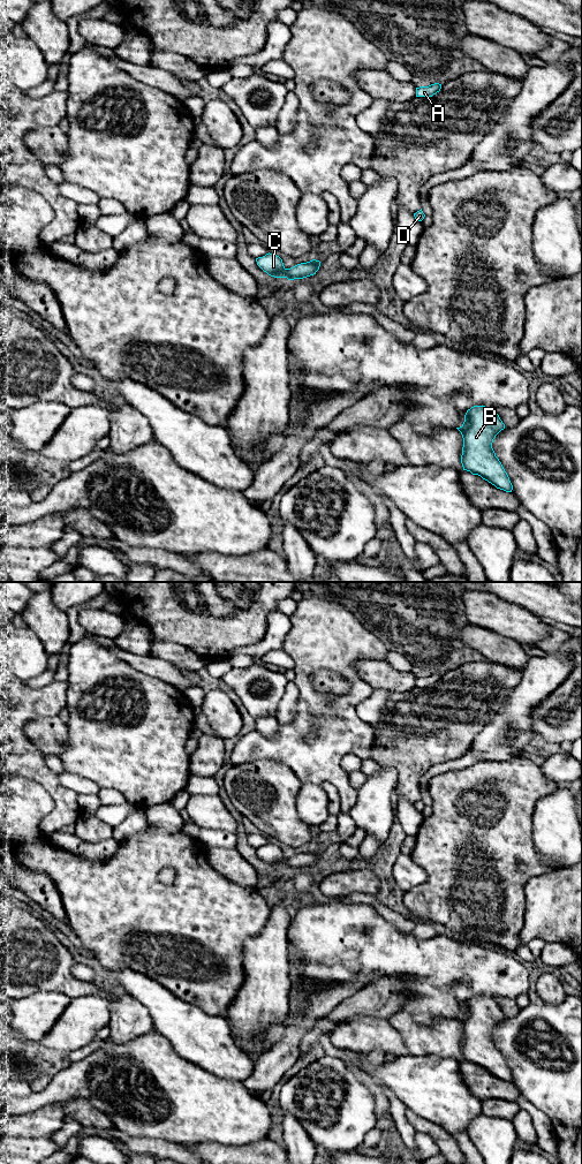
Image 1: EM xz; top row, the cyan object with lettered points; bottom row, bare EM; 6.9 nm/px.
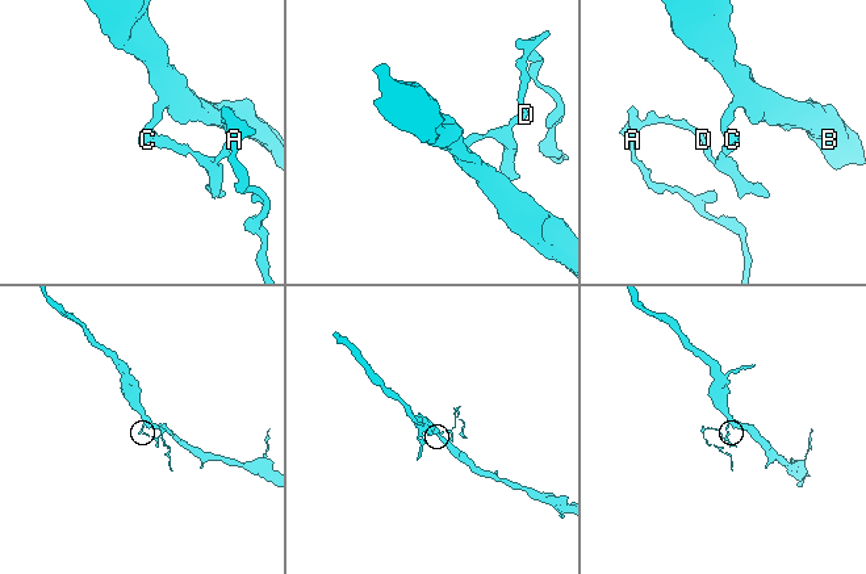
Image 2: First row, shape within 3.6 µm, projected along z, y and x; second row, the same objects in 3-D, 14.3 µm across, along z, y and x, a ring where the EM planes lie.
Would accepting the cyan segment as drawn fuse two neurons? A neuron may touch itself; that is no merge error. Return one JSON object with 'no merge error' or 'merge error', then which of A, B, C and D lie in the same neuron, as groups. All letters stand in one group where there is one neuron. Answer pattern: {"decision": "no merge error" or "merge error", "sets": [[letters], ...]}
{"decision": "merge error", "sets": [["A", "D"], ["B", "C"]]}

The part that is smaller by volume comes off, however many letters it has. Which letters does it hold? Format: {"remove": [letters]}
{"remove": ["A", "D"]}

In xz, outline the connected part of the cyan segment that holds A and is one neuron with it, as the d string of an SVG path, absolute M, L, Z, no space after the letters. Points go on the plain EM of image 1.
M434 673L429 677L416 678L416 687L432 687L441 679L441 674Z

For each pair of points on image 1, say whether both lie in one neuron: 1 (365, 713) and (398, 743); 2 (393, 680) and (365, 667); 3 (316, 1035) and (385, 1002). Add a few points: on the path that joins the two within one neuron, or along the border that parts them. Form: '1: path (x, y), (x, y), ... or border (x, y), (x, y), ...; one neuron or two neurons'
1: border (390, 698), (382, 712), (380, 719), (372, 725); two neurons
2: path (386, 677), (372, 672); one neuron
3: path (332, 1018), (352, 1006), (368, 1002); one neuron

